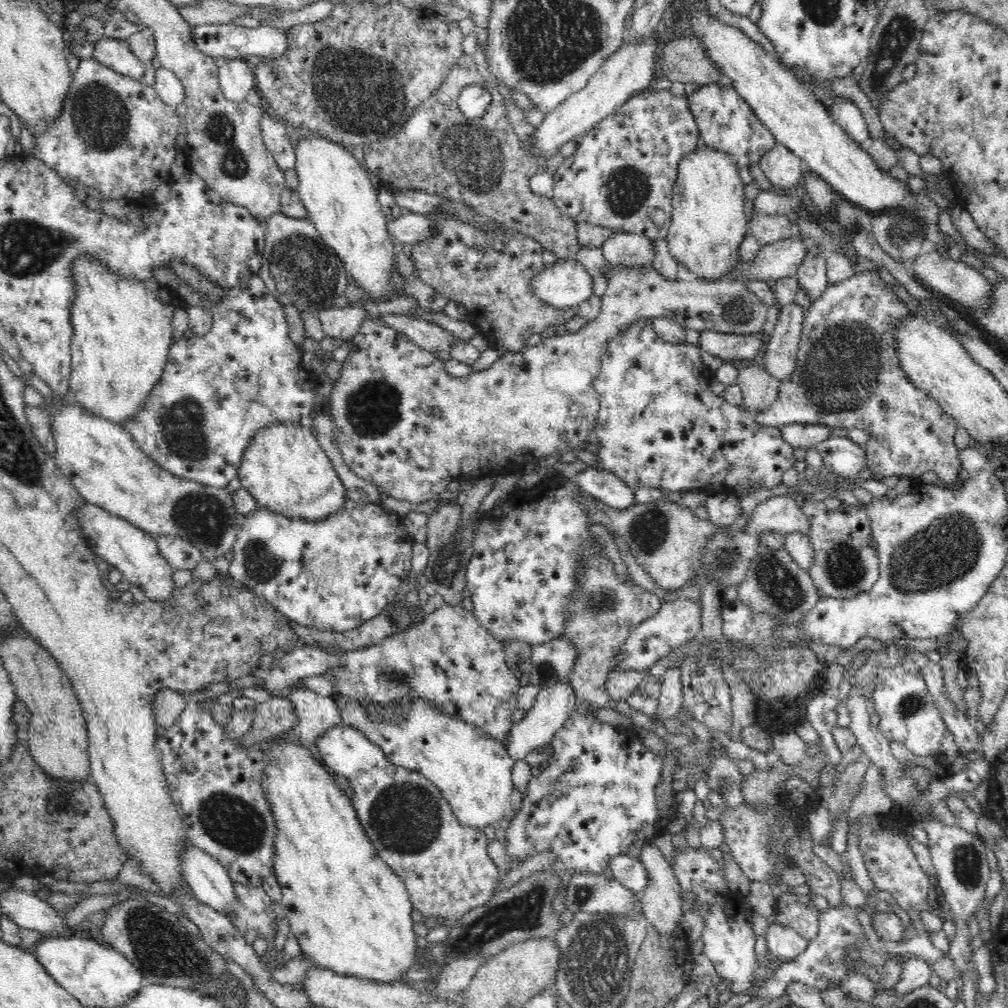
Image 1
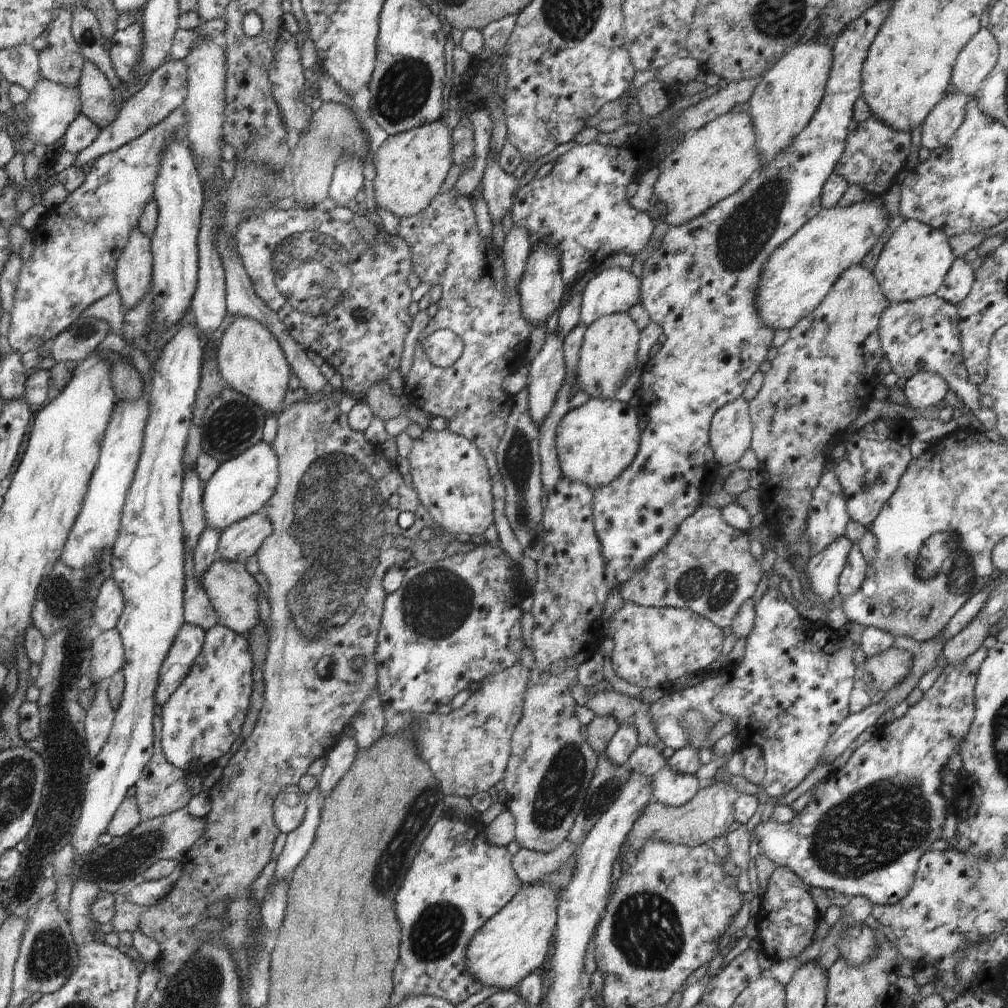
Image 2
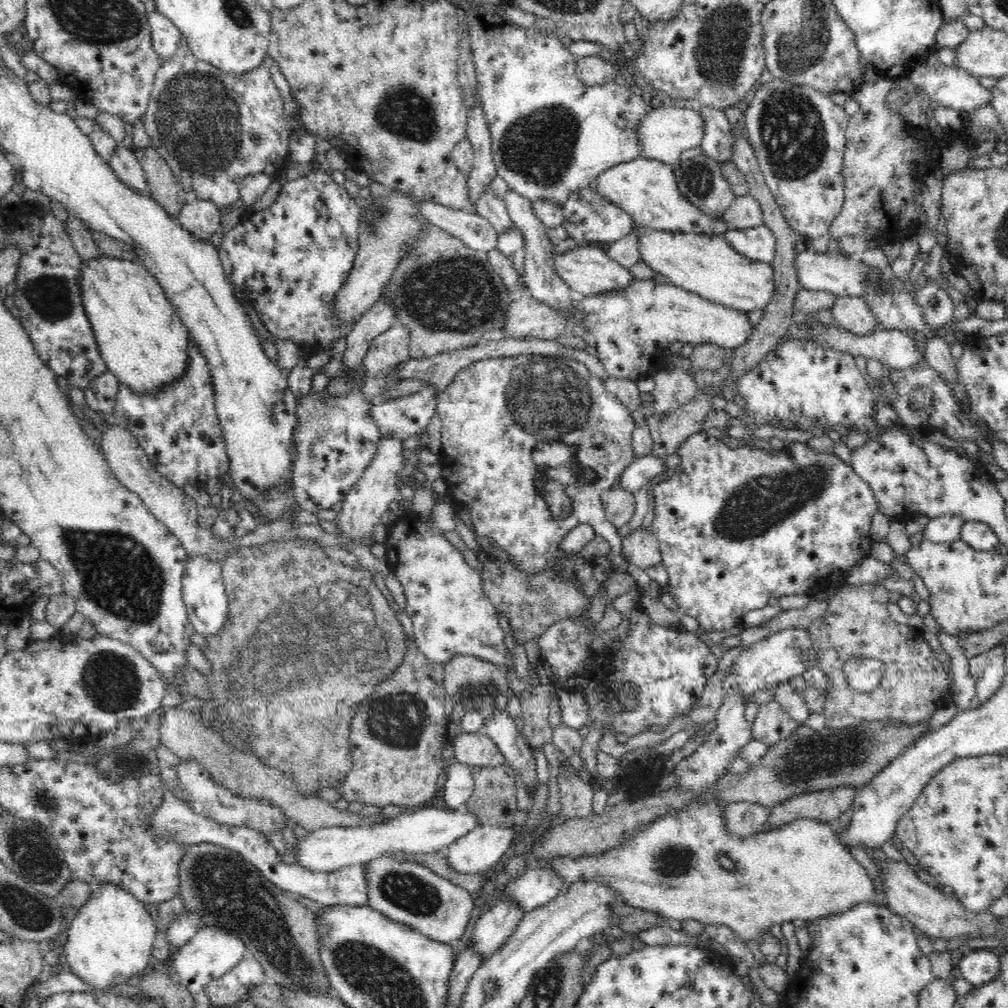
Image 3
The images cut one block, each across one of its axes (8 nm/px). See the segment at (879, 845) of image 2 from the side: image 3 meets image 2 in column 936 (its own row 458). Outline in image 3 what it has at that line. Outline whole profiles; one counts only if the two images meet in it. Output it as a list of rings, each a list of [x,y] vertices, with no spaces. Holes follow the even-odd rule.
[[[704,430],[692,434],[689,436],[676,450],[675,454],[680,457],[680,464],[674,470],[670,471],[670,477],[664,481],[657,483],[652,486],[653,488],[653,496],[655,498],[655,515],[650,527],[650,531],[655,535],[657,541],[659,542],[659,548],[661,549],[661,562],[665,567],[665,570],[668,572],[668,588],[670,590],[670,594],[676,602],[677,611],[675,611],[678,615],[686,615],[691,616],[692,618],[696,618],[698,622],[701,624],[701,628],[705,631],[714,631],[718,632],[721,630],[730,630],[734,628],[734,626],[738,626],[741,624],[742,618],[744,615],[748,614],[748,612],[753,610],[758,610],[768,606],[768,600],[770,598],[782,598],[782,596],[788,596],[791,594],[813,594],[815,591],[820,589],[827,589],[830,586],[835,584],[839,584],[840,582],[844,582],[845,578],[848,576],[848,571],[862,559],[871,556],[871,546],[873,543],[872,536],[870,535],[870,521],[872,520],[872,516],[878,510],[878,501],[872,492],[872,489],[868,486],[868,483],[865,480],[862,480],[861,476],[858,476],[853,468],[844,464],[842,460],[838,456],[826,452],[816,452],[816,450],[809,449],[804,443],[800,443],[797,439],[796,442],[791,442],[788,444],[788,449],[784,452],[777,452],[774,450],[772,454],[765,452],[763,449],[758,449],[755,446],[747,446],[747,447],[727,447],[723,442],[723,438],[713,437],[708,435]]]

